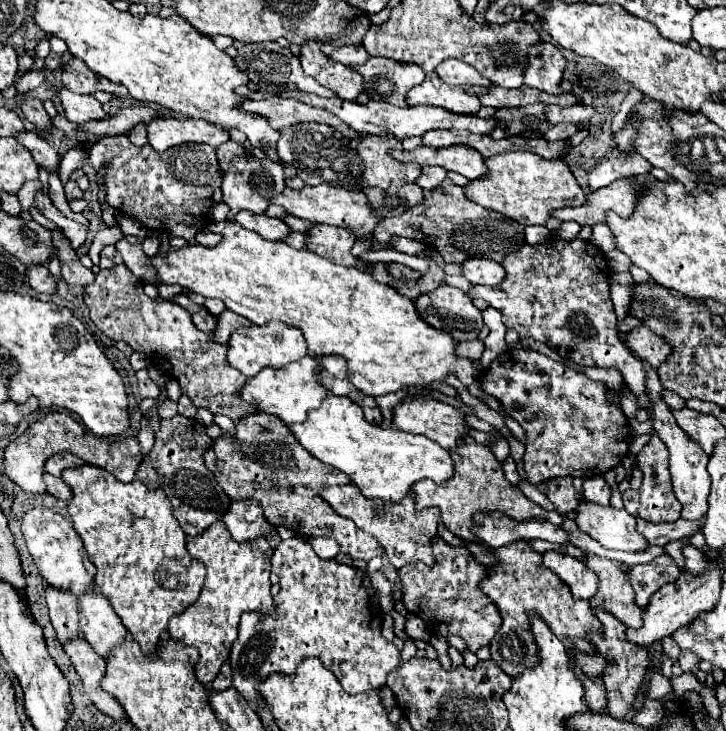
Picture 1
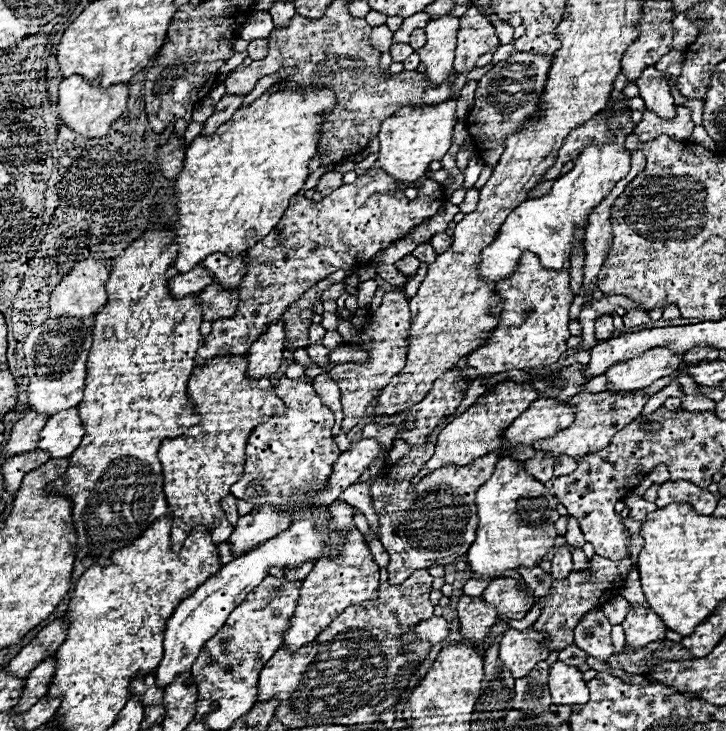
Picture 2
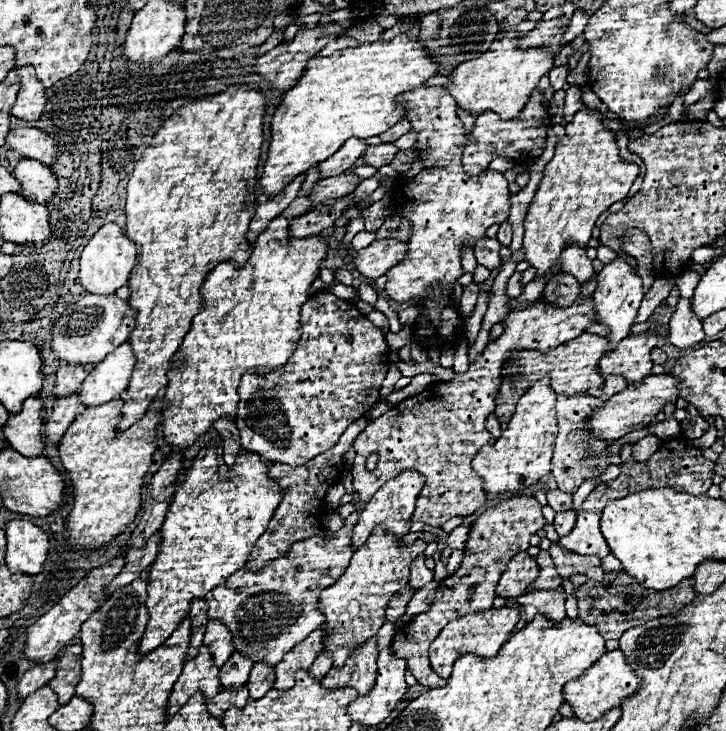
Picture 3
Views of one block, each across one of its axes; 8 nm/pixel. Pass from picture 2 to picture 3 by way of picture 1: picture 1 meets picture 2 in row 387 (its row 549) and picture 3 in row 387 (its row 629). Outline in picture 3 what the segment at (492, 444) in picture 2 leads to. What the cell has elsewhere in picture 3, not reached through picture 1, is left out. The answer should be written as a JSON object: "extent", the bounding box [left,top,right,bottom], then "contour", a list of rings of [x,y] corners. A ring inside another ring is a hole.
{"extent":[496,332,606,404],"contour":[[[582,332],[576,340],[568,340],[566,344],[560,344],[552,352],[540,354],[540,352],[516,352],[508,362],[502,372],[502,384],[498,390],[496,404],[516,404],[520,396],[538,380],[544,376],[550,378],[550,388],[558,396],[574,396],[574,394],[584,394],[590,388],[602,388],[604,378],[598,376],[598,362],[602,358],[606,346],[606,338],[598,334],[588,334]]]}

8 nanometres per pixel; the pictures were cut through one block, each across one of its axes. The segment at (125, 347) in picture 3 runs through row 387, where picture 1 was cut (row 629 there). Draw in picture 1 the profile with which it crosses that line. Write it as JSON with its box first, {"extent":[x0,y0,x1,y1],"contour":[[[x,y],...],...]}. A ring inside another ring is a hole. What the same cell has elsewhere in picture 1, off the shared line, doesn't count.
{"extent":[78,590,126,658],"contour":[[[96,590],[86,594],[86,598],[80,598],[78,608],[84,638],[98,656],[108,658],[110,652],[126,640],[126,626],[112,610],[110,602],[106,602],[106,598],[102,598]]]}

